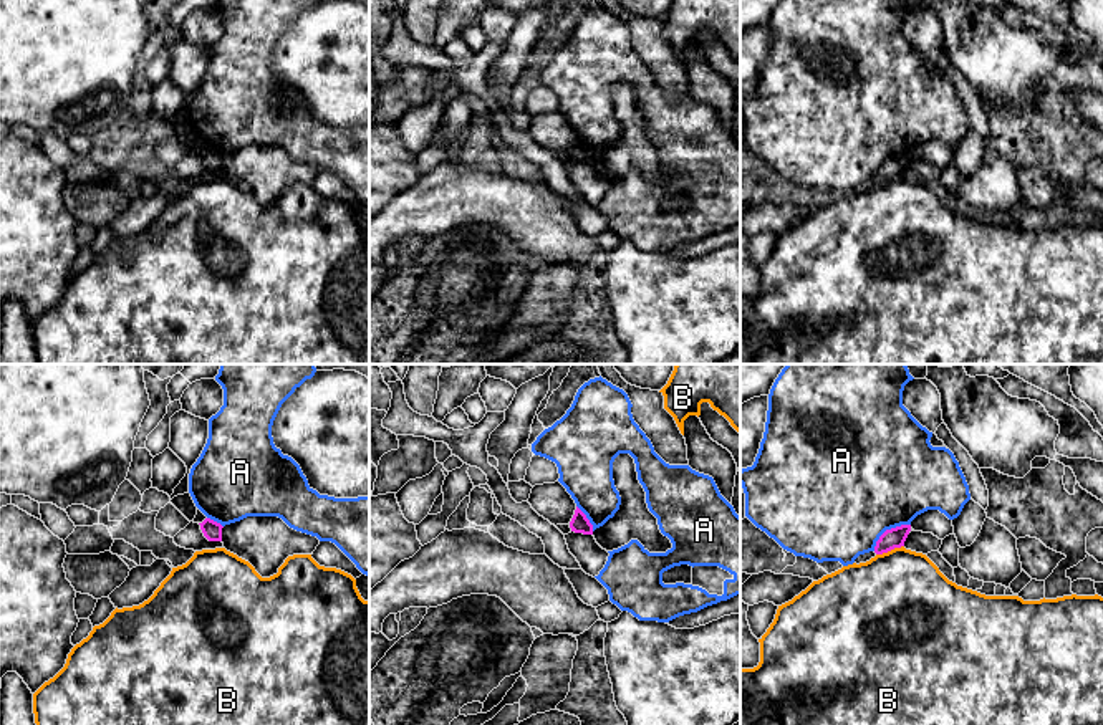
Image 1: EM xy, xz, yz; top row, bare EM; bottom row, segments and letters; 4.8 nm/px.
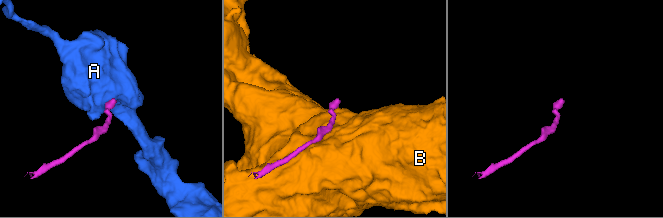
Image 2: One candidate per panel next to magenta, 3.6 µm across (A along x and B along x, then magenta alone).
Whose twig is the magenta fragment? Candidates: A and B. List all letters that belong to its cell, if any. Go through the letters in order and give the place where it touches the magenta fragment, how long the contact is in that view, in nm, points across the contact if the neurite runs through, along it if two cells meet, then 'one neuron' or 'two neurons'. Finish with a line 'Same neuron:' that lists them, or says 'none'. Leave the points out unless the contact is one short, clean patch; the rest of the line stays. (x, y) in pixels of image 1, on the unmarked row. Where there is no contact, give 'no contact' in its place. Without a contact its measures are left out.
A: contact yz (888, 159); length 220 nm; border yz (910, 153), (888, 158), (873, 179); two neurons
B: contact yz (890, 179); length 140 nm; two neurons
Same neuron: none

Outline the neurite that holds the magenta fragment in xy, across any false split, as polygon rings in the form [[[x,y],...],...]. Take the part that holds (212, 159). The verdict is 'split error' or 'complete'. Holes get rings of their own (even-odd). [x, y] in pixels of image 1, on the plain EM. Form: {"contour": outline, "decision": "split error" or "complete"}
{"contour": [[[247,146],[222,156],[205,147],[200,154],[209,170],[222,170],[224,177],[248,190],[262,207],[278,202],[288,185],[313,184],[320,169],[290,157],[278,146]]], "decision": "split error"}

